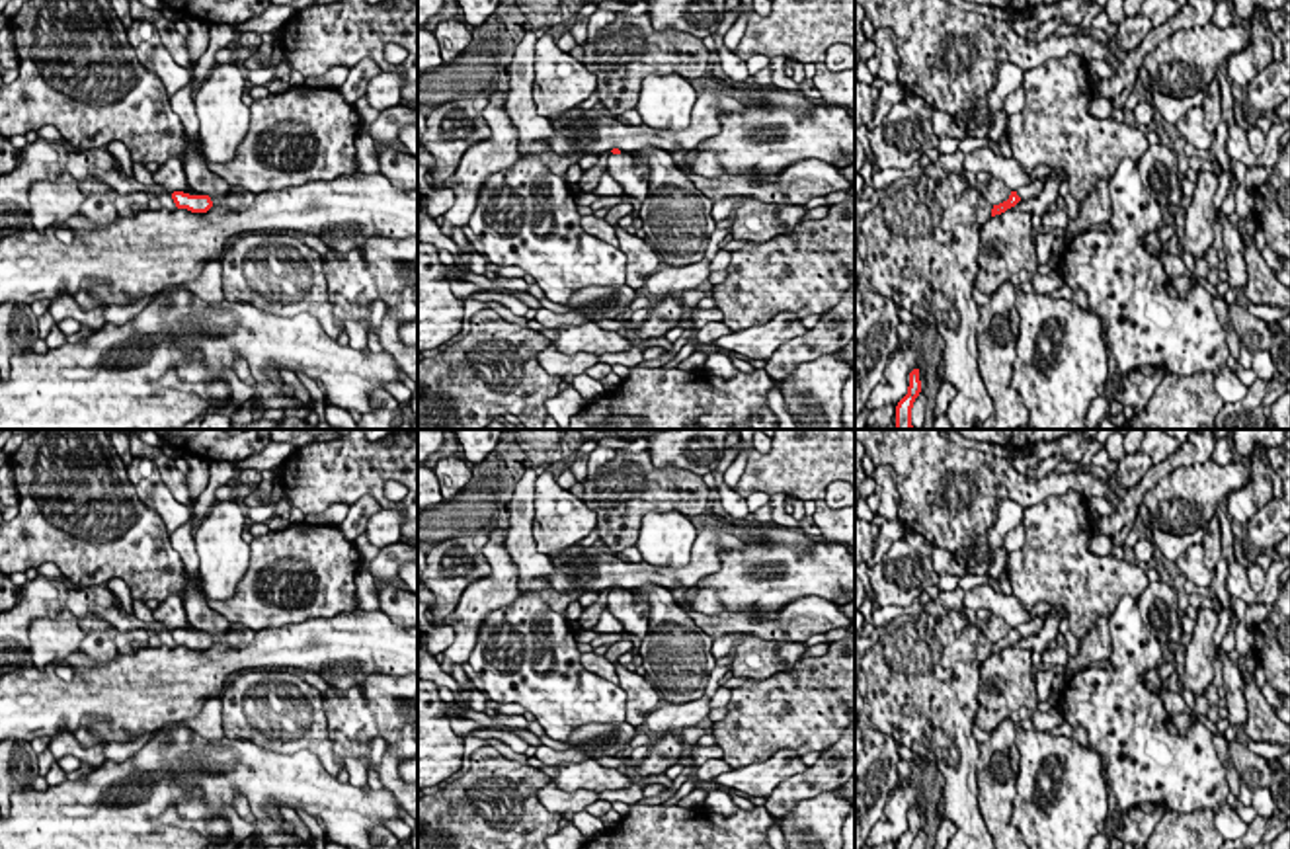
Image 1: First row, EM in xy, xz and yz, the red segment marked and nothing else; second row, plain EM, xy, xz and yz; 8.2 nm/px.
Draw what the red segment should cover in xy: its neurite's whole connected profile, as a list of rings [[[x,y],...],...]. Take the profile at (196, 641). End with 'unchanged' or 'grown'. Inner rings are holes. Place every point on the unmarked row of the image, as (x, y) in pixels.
[[[174,628],[172,636],[178,646],[187,646],[191,650],[207,650],[213,644],[213,638],[209,632],[189,632],[183,628]]] | unchanged

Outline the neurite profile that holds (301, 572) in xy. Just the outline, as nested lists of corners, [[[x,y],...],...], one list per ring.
[[[291,523],[252,539],[250,566],[234,597],[203,599],[250,630],[353,613],[361,566],[355,543],[338,525]]]

